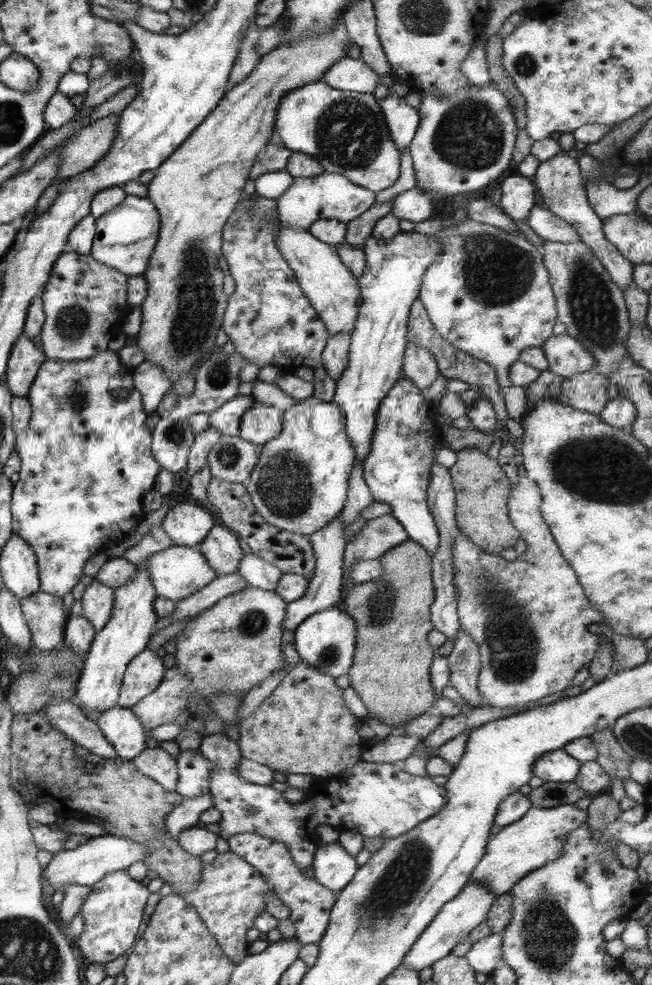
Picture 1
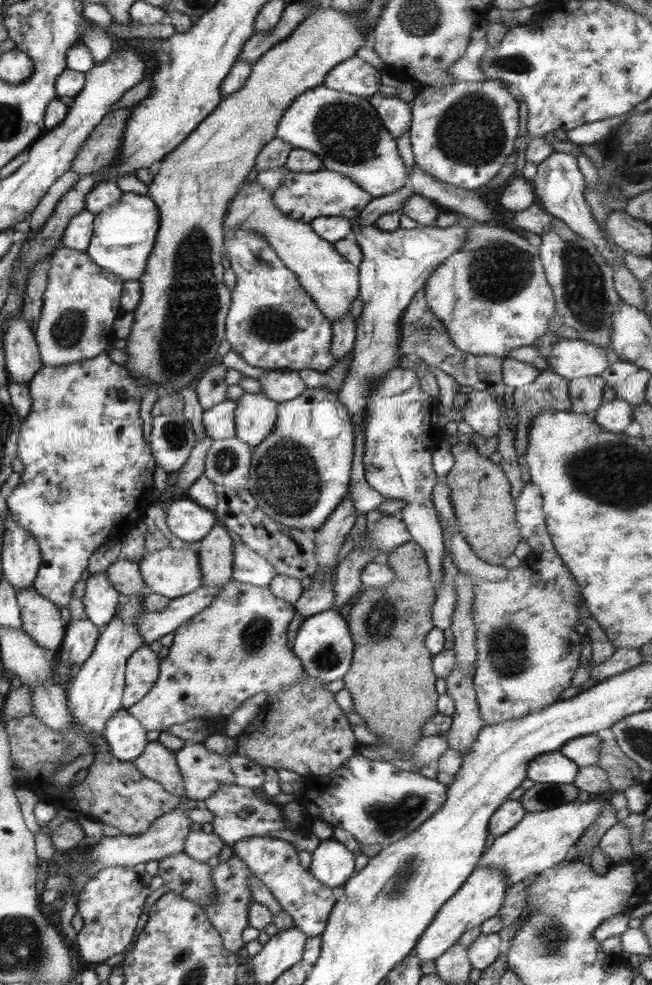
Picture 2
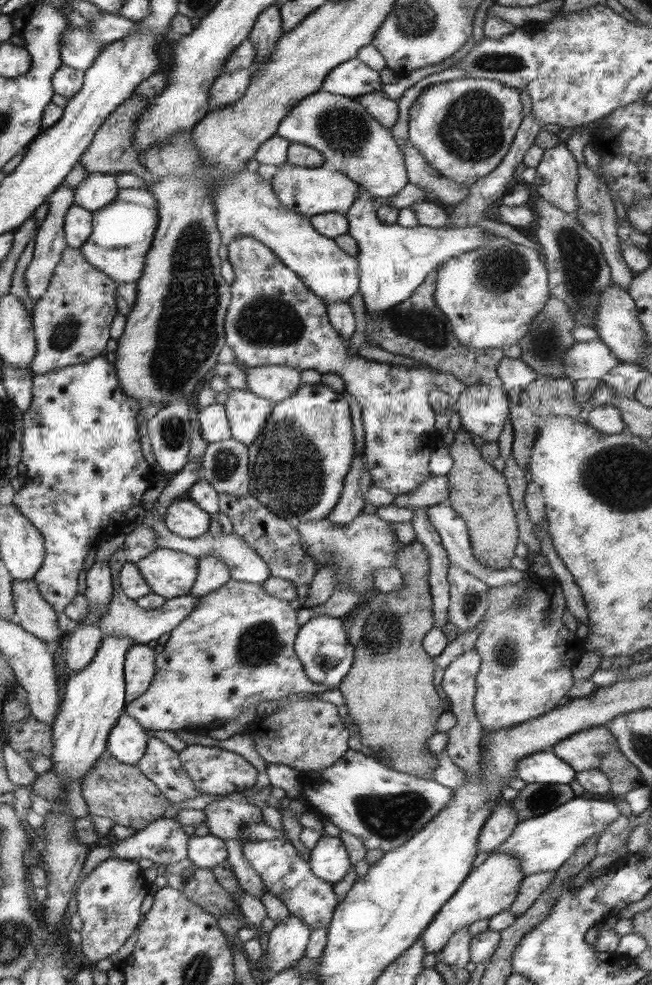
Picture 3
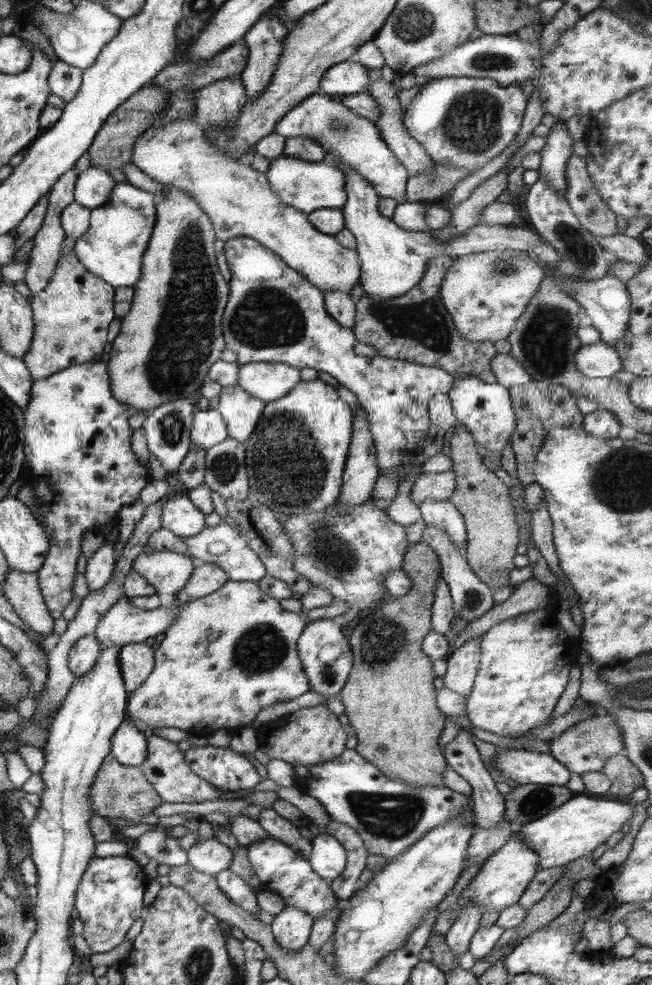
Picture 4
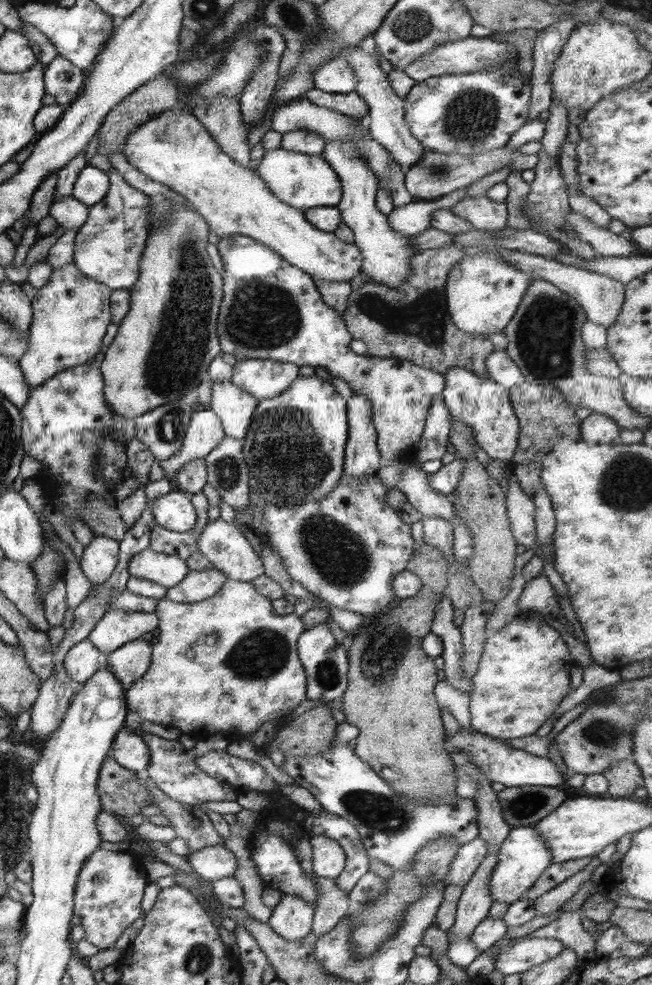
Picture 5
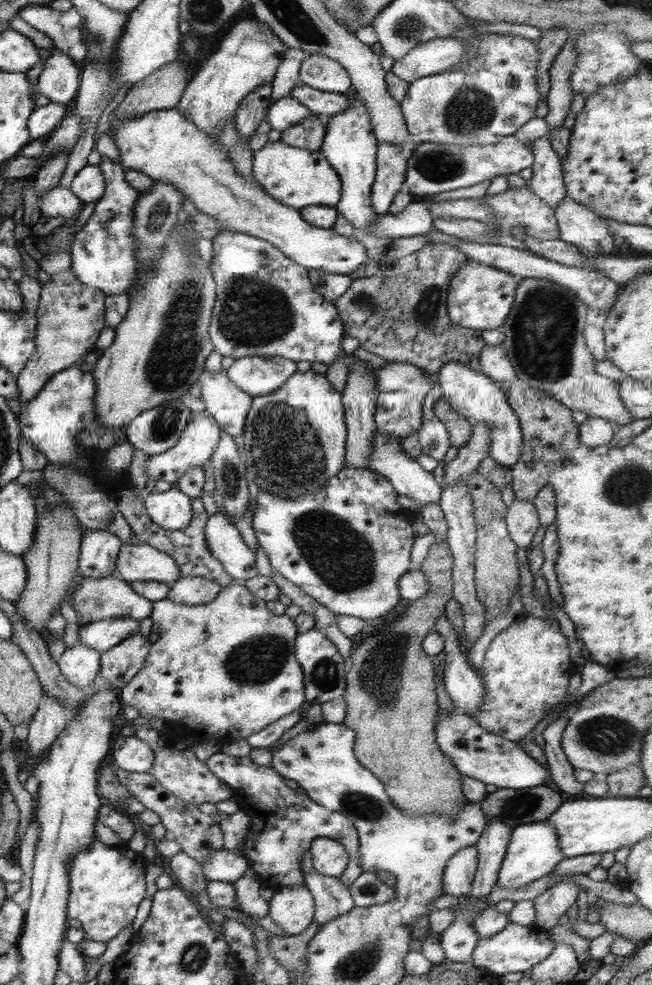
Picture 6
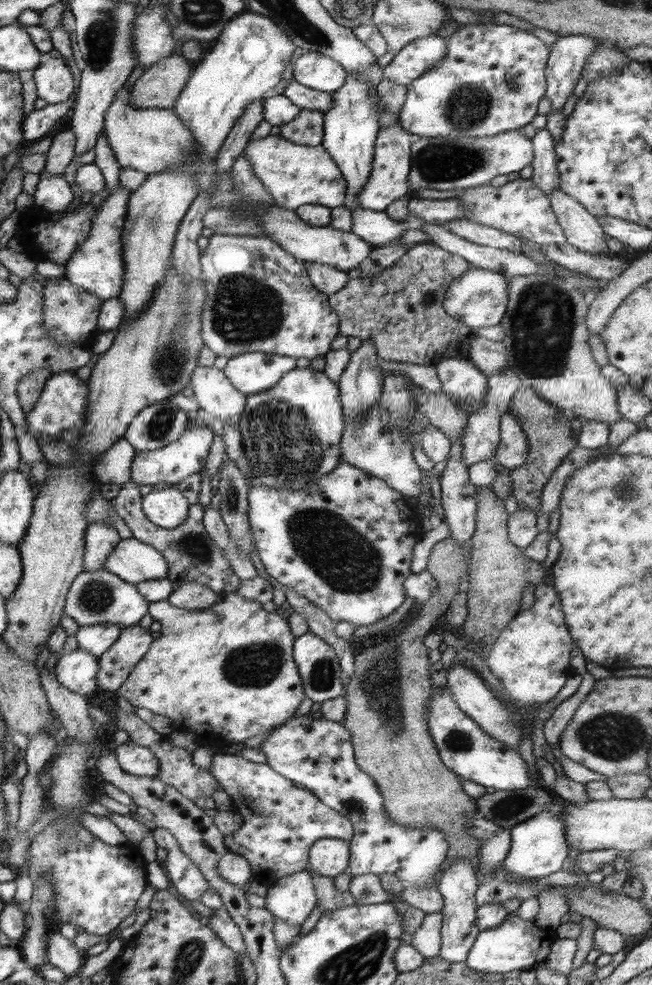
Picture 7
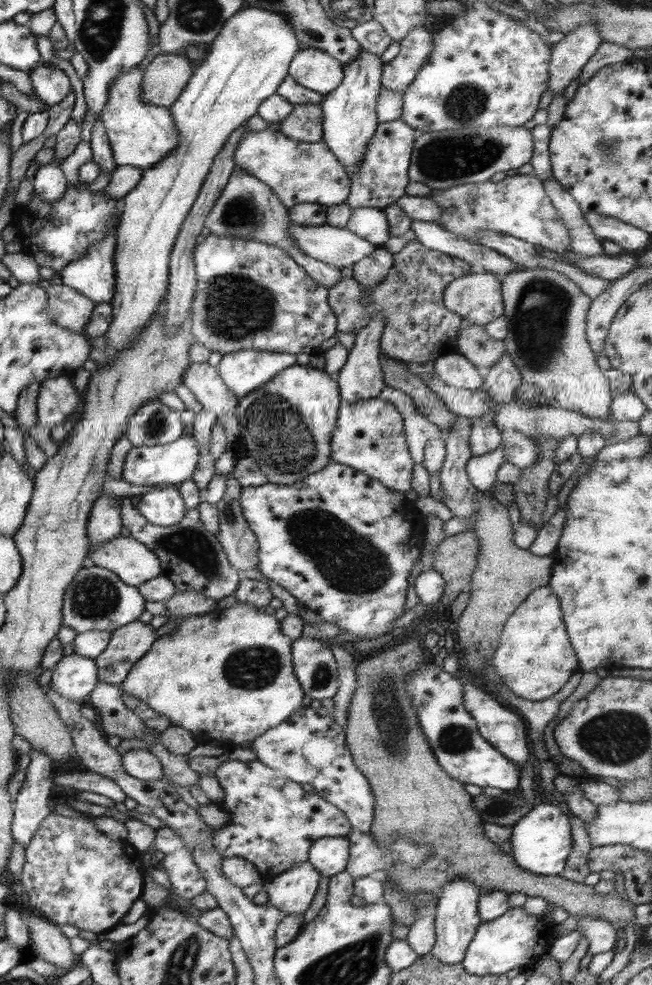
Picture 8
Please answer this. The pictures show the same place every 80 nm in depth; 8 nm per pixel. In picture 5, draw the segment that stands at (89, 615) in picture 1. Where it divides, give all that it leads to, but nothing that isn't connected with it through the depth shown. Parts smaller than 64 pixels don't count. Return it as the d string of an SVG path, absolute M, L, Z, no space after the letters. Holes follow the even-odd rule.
M95 535L83 547L78 565L91 584L107 580L118 561L118 542L107 536Z

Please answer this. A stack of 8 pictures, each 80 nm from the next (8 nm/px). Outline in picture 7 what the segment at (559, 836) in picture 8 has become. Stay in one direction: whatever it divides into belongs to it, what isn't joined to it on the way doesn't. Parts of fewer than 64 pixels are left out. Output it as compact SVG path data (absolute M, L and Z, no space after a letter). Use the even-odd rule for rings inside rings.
M560 806L543 810L525 822L517 823L508 829L510 834L509 852L502 862L503 870L513 880L538 880L565 869L567 853L570 850L566 839L566 830L559 819Z

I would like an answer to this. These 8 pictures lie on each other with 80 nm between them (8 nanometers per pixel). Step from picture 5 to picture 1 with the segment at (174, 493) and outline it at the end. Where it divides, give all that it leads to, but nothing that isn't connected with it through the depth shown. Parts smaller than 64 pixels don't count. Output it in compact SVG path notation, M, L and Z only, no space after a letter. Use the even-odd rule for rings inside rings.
M189 502L173 505L165 512L160 525L175 545L194 548L214 526L211 514Z

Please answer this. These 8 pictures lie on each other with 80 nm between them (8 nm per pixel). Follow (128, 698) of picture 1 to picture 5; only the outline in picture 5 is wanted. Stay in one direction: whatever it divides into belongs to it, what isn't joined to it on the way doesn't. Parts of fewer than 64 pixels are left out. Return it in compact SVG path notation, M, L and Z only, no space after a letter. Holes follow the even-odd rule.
M141 637L106 654L106 668L125 690L148 669L152 646Z

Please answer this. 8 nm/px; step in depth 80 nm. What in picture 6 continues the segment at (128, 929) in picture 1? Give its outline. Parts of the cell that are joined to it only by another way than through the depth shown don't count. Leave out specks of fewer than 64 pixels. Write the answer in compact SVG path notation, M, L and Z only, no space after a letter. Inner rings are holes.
M93 839L84 849L73 853L68 861L66 920L77 920L90 940L106 943L131 924L137 905L143 898L144 857L125 844L115 847Z

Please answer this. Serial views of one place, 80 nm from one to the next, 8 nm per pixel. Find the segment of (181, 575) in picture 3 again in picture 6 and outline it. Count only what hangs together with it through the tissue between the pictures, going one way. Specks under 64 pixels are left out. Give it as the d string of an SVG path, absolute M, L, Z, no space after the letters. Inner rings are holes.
M145 543L121 544L114 565L126 583L153 581L170 585L179 578L174 560Z

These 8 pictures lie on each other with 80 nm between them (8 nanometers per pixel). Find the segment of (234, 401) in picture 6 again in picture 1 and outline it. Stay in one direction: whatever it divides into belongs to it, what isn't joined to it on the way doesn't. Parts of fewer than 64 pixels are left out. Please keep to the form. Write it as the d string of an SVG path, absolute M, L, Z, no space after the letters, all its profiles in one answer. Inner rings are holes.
M253 401L239 419L238 437L260 447L281 430L281 415L278 408Z

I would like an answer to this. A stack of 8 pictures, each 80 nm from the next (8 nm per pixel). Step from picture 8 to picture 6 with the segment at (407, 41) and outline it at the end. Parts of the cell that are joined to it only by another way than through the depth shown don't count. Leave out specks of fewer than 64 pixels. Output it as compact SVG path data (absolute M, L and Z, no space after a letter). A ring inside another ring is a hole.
M453 37L436 38L413 46L405 57L393 61L390 71L403 82L437 74L467 57L467 45Z

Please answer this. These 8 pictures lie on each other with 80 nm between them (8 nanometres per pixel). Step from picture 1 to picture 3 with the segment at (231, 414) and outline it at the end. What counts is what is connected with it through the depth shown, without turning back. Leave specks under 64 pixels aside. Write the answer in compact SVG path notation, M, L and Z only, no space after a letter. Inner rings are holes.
M222 404L198 407L196 417L199 434L207 444L230 438L230 428Z

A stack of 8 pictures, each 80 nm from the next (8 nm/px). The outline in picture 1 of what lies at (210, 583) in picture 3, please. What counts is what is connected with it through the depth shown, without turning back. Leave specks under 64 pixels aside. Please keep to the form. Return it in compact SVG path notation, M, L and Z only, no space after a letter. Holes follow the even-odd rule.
M222 525L213 526L207 537L197 545L197 549L215 577L236 572L243 554L237 543L237 536Z

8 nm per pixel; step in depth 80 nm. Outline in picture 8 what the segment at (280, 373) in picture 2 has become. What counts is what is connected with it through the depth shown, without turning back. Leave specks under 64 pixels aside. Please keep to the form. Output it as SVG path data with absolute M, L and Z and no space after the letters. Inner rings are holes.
M243 349L221 355L215 367L223 385L239 400L292 364L294 354Z

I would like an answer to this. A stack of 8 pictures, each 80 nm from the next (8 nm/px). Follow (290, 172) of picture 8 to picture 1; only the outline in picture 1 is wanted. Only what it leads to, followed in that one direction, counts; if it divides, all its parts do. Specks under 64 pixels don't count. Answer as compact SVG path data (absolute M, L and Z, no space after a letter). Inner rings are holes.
M323 171L321 174L313 175L309 178L292 177L291 184L289 184L274 201L276 202L278 222L285 223L287 226L309 229L310 224L317 219L335 219L339 222L348 223L362 212L365 212L365 210L374 203L374 196L374 192L353 184L342 174L333 174Z

